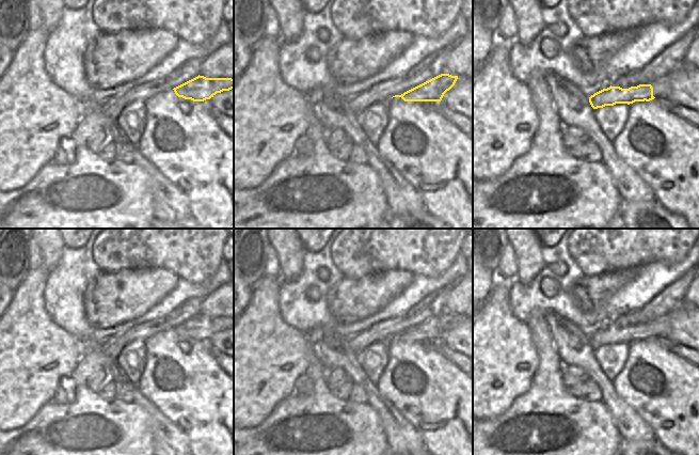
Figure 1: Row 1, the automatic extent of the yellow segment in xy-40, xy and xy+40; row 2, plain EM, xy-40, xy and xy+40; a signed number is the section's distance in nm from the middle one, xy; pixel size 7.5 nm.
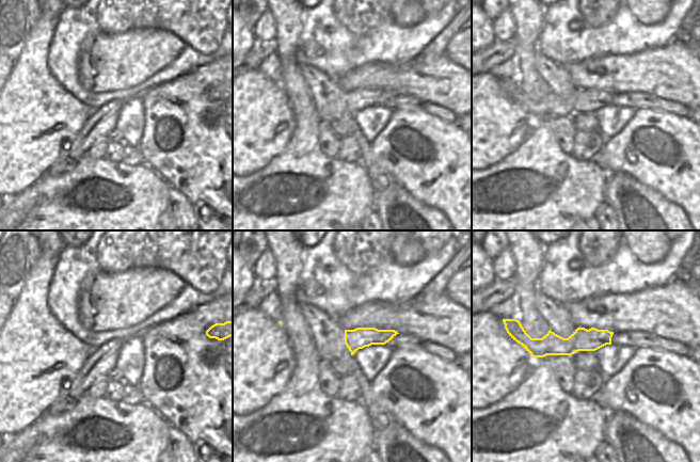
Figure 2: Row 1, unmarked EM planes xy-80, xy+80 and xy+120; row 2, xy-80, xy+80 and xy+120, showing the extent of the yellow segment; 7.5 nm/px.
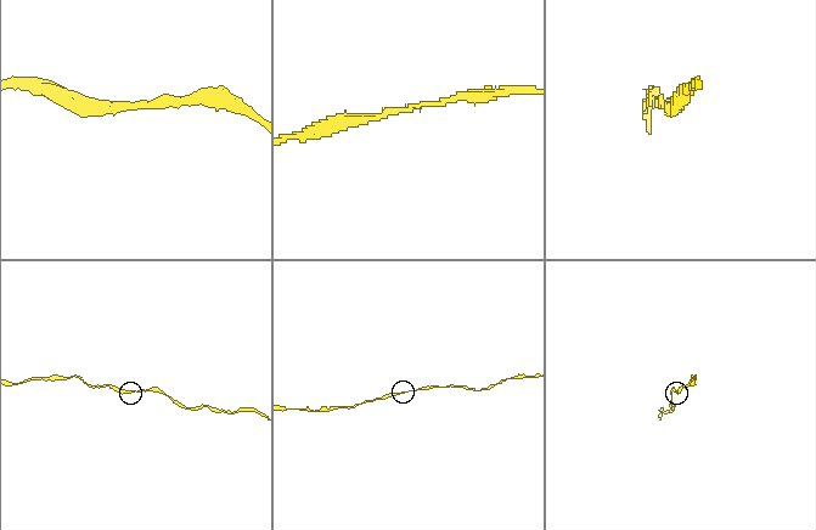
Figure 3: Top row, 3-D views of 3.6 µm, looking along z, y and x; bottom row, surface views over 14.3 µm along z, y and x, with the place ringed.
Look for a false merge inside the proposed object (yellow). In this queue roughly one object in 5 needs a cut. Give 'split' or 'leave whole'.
leave whole

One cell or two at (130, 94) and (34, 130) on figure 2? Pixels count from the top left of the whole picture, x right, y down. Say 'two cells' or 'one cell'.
two cells

